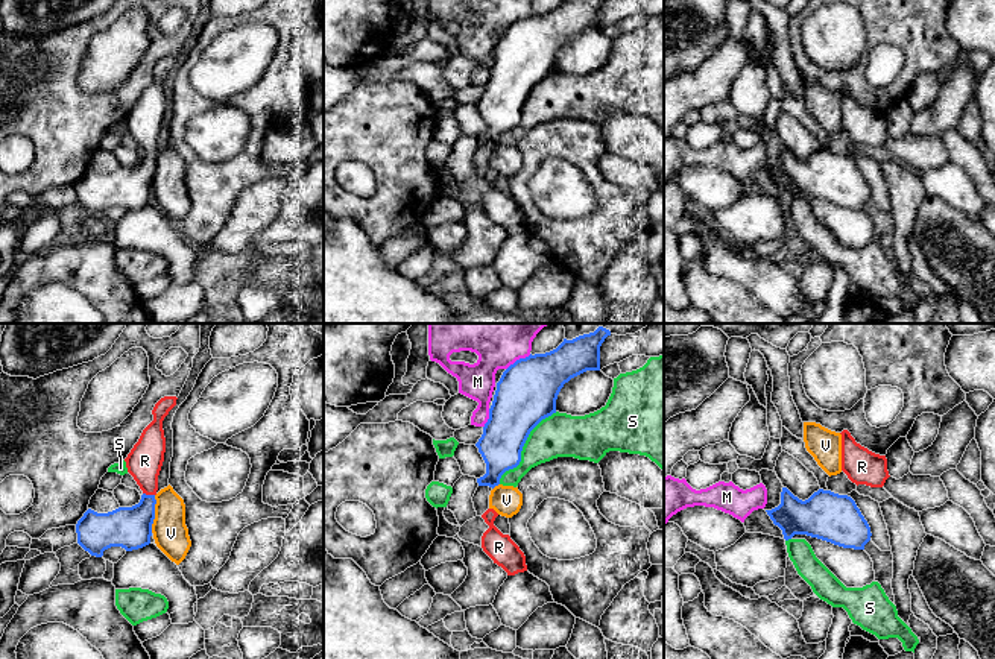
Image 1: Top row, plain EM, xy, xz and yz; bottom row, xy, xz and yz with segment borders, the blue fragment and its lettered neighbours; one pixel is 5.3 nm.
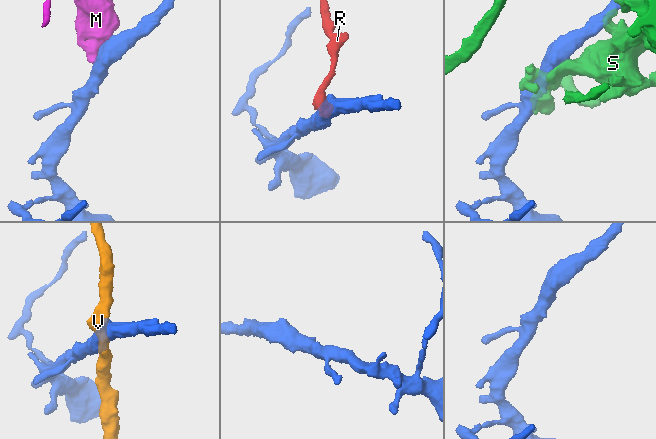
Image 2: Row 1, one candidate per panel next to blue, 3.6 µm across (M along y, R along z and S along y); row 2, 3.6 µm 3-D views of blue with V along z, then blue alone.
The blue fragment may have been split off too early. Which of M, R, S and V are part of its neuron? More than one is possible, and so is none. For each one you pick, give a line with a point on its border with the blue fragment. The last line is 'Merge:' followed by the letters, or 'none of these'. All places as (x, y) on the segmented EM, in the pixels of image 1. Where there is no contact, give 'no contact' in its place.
R: meets blue in xy at (149, 495)
Merge: R

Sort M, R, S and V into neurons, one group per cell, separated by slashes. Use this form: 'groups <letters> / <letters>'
groups M / R / S / V

